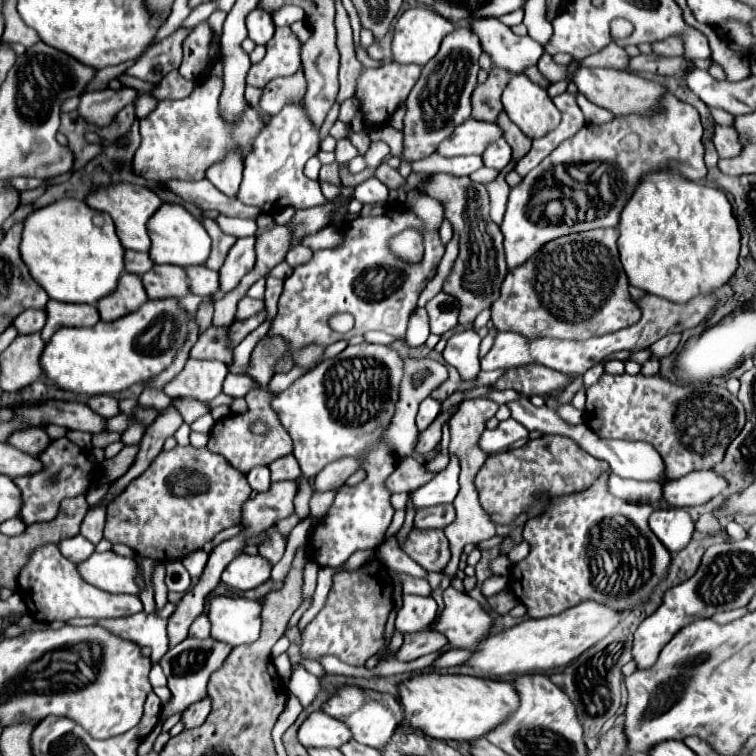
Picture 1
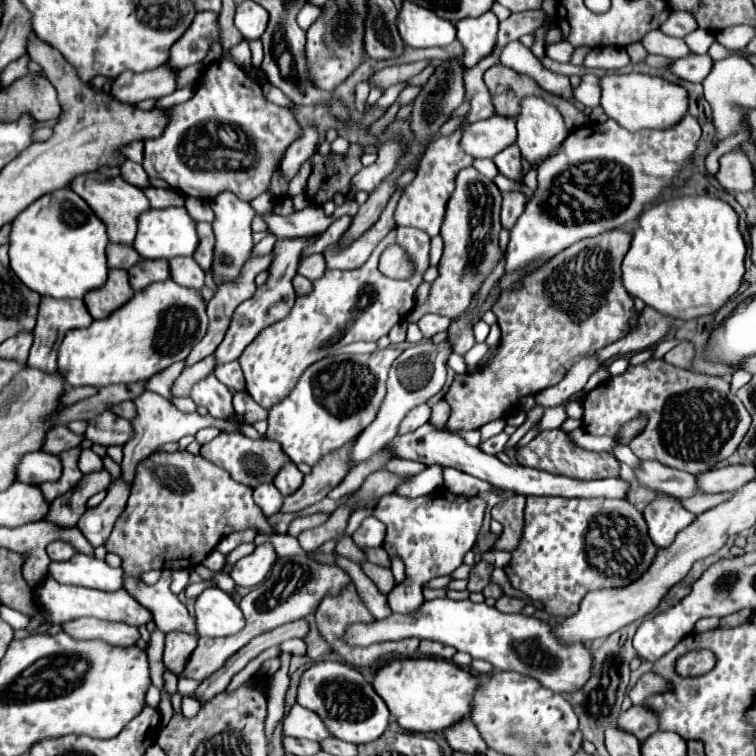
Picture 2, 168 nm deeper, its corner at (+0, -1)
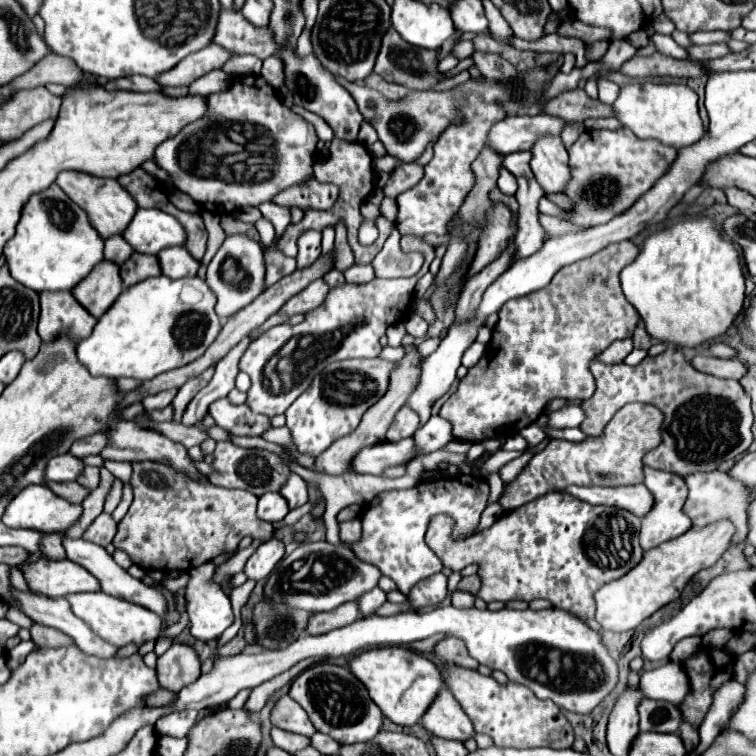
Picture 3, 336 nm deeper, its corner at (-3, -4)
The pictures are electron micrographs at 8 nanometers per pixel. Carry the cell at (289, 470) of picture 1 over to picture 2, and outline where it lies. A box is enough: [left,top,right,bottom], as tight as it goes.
[273,463,303,497]

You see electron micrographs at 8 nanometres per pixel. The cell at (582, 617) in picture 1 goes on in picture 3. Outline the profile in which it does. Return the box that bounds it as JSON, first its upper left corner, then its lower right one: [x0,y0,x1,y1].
[594,520,736,632]

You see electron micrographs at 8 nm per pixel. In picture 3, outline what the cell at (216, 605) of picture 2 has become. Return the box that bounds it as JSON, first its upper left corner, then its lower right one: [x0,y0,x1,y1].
[186,561,234,640]

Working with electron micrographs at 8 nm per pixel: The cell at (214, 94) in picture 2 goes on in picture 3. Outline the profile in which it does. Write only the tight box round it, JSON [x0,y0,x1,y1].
[154,76,318,214]

